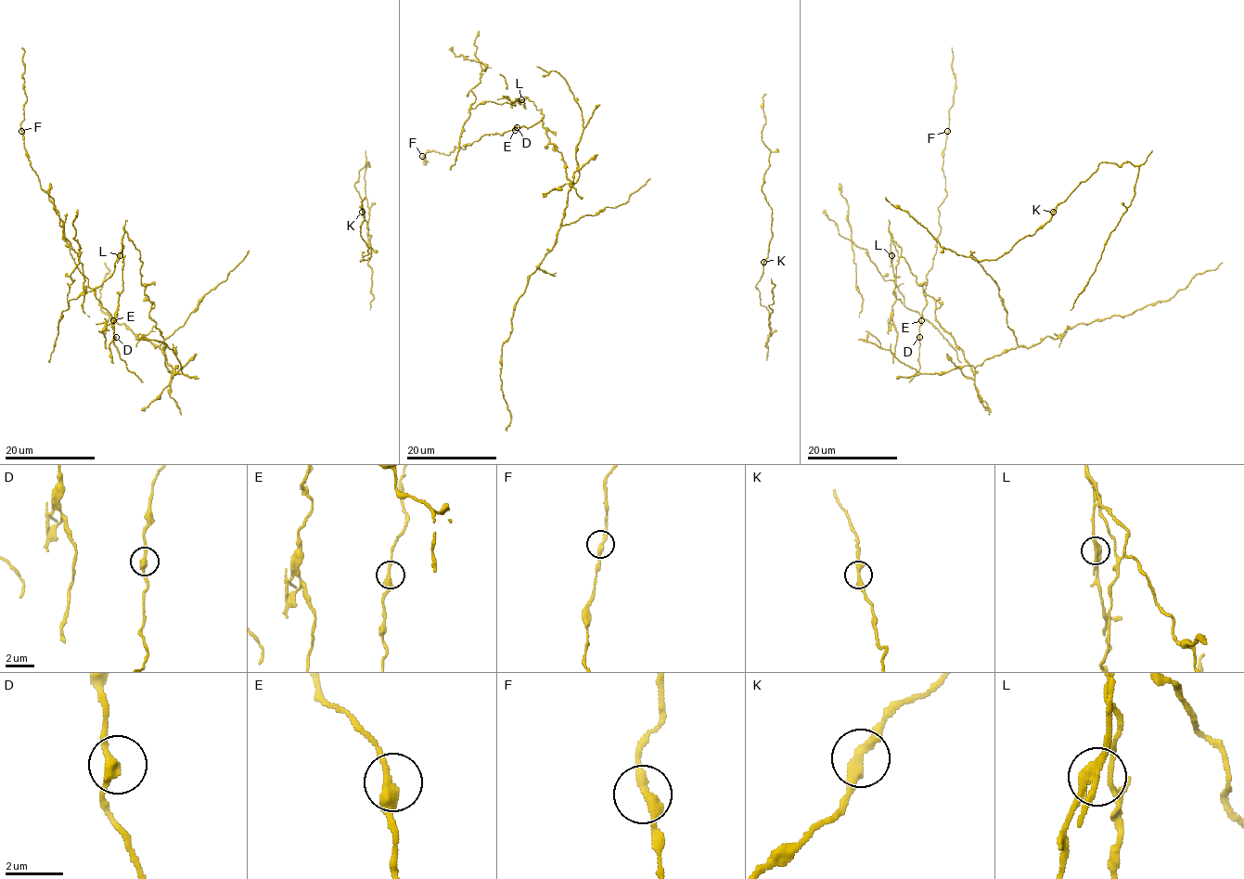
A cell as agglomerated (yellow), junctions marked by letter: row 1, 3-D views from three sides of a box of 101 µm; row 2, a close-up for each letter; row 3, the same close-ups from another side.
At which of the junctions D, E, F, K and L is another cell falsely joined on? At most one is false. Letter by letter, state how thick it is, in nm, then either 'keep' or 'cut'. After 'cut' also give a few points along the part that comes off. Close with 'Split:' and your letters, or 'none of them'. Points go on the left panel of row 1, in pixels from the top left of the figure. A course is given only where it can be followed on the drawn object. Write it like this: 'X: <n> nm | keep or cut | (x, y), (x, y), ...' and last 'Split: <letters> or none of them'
D: 280 nm | keep
E: 320 nm | keep
F: 320 nm | keep
K: 320 nm | keep
L: 320 nm | cut | (120, 254), (125, 232), (140, 254), (149, 316), (171, 371), (157, 346), (101, 310), (104, 263)
Split: L

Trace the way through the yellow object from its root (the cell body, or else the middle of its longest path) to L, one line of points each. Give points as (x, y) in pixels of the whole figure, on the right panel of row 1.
L: (983, 362), (973, 371), (970, 369), (963, 352), (935, 317), (935, 301), (922, 291), (890, 232), (891, 254)

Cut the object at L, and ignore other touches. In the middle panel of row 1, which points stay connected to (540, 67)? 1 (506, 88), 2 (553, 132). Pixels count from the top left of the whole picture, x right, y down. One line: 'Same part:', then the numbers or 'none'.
Same part: 2

